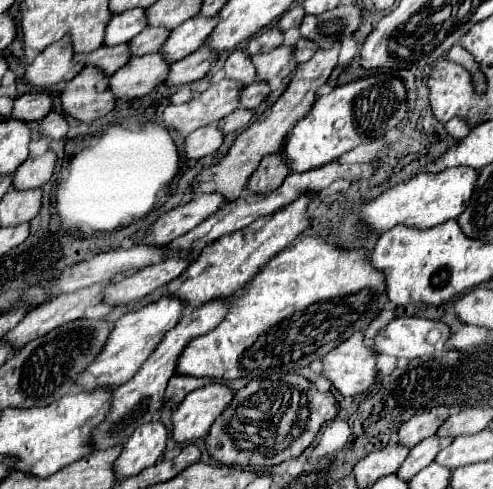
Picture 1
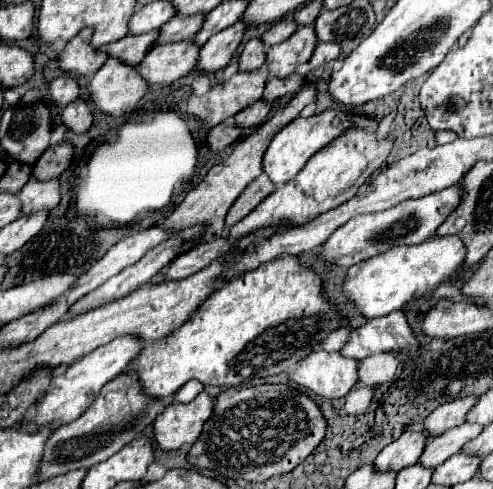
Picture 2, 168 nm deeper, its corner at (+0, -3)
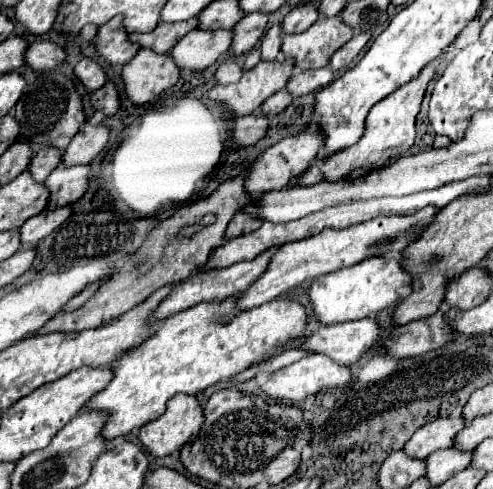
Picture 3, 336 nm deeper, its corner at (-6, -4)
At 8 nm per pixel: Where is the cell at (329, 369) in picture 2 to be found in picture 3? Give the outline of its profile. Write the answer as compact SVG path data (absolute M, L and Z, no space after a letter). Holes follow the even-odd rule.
M307 356L307 358L301 358L299 362L293 362L287 368L277 370L261 386L261 390L267 396L283 400L283 402L301 402L303 398L307 398L311 394L319 394L319 392L327 392L327 390L335 390L335 388L345 388L349 382L351 382L351 370L347 366L339 366L327 356Z

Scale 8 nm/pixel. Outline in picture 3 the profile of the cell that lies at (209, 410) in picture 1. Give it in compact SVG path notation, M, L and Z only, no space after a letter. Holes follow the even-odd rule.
M177 394L167 402L167 410L155 422L139 430L141 444L153 456L167 456L191 442L203 424L203 412L195 396Z

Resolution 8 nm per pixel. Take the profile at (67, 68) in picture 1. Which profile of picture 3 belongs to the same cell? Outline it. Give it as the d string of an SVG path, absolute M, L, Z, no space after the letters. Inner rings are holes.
M115 16L107 24L101 26L101 30L95 38L95 46L97 46L99 56L107 64L115 64L115 66L127 64L141 48L139 44L133 44L129 40L129 36L123 28L123 16Z

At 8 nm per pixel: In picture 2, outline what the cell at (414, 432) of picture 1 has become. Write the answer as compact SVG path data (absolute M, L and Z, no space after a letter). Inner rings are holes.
M469 397L469 399L455 399L455 401L439 405L423 421L423 431L429 437L437 437L437 435L465 423L465 415L475 405L475 401L477 401L477 397Z

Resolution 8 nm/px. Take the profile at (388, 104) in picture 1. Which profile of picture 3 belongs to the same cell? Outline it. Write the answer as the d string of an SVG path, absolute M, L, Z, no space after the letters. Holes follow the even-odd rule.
M303 132L299 136L287 136L287 138L279 140L277 144L269 146L247 168L245 184L243 184L245 192L247 194L263 194L263 192L275 190L275 188L285 188L289 184L289 178L299 176L315 160L315 152L319 152L319 140L323 140L323 136L315 136L315 132Z

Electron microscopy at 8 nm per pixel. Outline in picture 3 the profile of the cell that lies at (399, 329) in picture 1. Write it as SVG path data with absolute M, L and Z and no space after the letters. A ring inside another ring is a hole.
M373 318L321 326L317 332L303 338L301 350L325 354L333 362L349 366L379 340L379 326Z

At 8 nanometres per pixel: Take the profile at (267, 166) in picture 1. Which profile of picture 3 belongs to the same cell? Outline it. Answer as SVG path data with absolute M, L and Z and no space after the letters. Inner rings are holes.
M237 212L225 230L225 240L231 240L243 234L251 234L259 228L259 224L261 220L251 220L251 216L243 216L243 212Z

